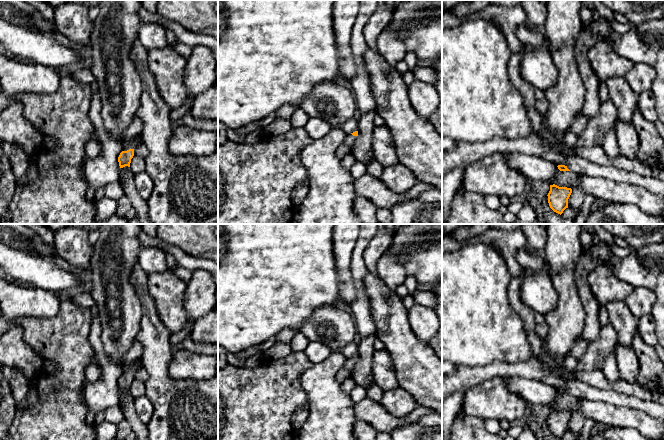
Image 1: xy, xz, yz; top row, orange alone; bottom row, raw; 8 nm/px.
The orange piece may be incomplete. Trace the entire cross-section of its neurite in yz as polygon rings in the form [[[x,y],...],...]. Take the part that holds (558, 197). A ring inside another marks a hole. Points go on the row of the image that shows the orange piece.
[[[555,184],[550,185],[550,191],[547,195],[550,208],[561,215],[568,208],[568,199],[571,193],[571,188],[559,187]]]

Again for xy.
[[[139,139],[134,140],[128,146],[125,146],[123,148],[122,152],[118,157],[120,168],[123,168],[125,166],[130,167],[131,159],[134,156],[134,149],[140,142],[142,142],[142,140],[139,140]]]

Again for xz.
[[[355,131],[355,132],[348,134],[346,136],[344,143],[346,145],[348,145],[350,147],[350,149],[352,149],[352,147],[356,143],[357,139],[358,139],[358,131]]]

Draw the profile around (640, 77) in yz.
[[[634,63],[624,78],[633,92],[640,95],[644,91],[651,90],[655,76],[656,72],[650,65]]]

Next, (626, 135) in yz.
[[[618,119],[614,125],[616,129],[616,140],[621,155],[631,160],[637,159],[639,140],[634,125]]]

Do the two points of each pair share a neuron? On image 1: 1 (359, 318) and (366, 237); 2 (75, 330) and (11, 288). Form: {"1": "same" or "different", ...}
{"1": "same", "2": "different"}

